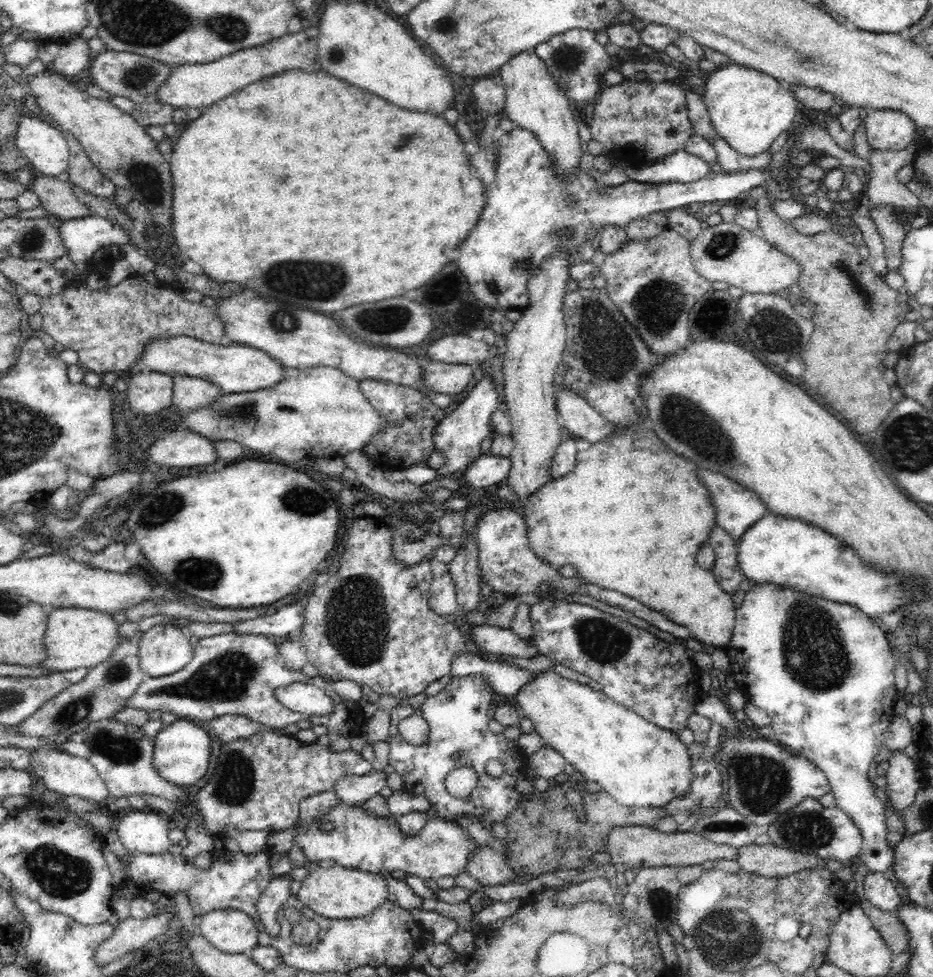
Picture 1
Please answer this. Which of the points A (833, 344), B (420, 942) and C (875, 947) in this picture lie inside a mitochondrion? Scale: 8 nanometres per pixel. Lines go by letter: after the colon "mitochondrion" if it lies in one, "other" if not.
A: other
B: other
C: other

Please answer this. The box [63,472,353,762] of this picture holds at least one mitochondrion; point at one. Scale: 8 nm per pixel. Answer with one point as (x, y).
(231, 677)

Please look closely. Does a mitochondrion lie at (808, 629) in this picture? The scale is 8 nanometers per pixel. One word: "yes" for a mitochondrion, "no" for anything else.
yes

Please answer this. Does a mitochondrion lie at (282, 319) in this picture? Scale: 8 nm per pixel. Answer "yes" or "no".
yes

